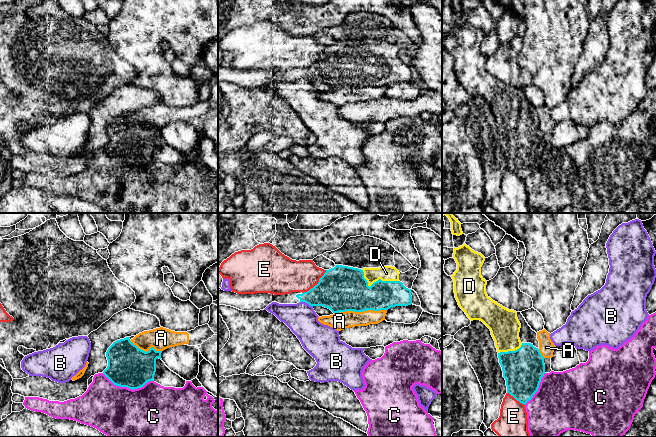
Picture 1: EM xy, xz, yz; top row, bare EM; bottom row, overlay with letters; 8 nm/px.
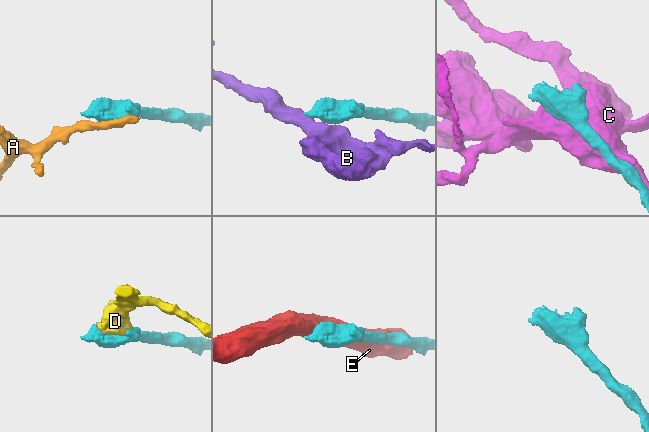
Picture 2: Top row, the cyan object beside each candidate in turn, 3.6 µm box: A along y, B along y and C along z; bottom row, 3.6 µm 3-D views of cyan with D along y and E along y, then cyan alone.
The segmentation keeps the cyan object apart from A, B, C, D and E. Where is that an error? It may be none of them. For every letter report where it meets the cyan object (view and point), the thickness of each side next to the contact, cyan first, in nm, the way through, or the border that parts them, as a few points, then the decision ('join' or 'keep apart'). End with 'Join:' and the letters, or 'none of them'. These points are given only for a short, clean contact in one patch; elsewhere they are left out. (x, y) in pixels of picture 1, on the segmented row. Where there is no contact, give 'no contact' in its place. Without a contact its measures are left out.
A: xz (360, 311) | 360/140 nm | keep apart
B: xz (306, 302) | 300/240 nm | keep apart
C: xy (128, 387) | 340/460 nm | keep apart
D: xz (375, 282) | 360/130 nm | join
E: xz (317, 284) | 360/260 nm | keep apart
Join: D

